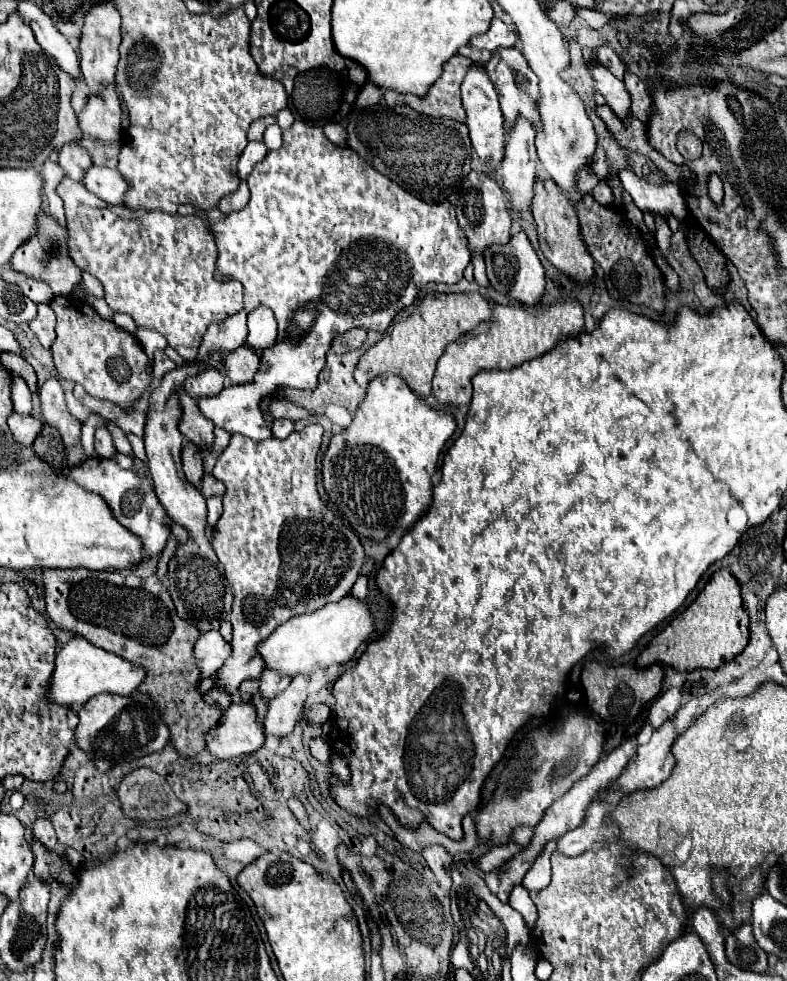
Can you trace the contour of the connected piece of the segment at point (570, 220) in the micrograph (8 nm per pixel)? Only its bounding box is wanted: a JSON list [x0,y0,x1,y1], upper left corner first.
[532,177,594,283]

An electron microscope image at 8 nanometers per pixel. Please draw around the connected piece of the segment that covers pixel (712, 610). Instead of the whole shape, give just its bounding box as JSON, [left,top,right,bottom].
[636,569,748,671]

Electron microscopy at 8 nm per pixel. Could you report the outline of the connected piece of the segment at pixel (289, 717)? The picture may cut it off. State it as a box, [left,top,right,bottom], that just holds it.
[264,675,310,737]

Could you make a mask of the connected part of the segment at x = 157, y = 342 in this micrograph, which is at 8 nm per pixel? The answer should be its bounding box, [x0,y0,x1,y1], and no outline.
[134,327,166,359]

